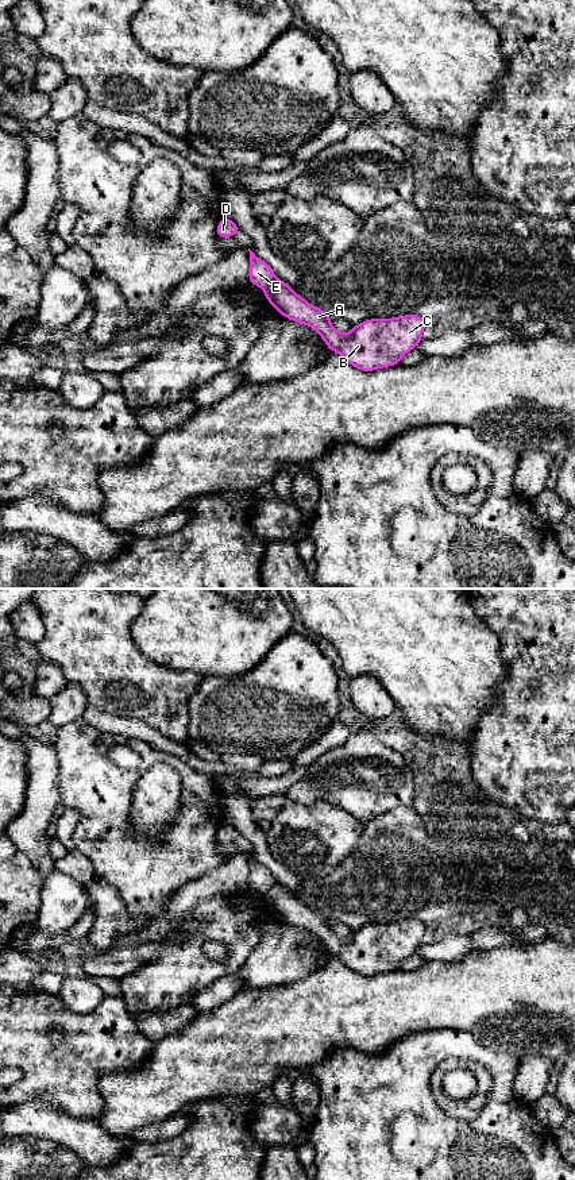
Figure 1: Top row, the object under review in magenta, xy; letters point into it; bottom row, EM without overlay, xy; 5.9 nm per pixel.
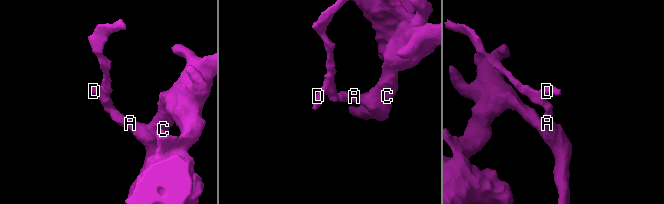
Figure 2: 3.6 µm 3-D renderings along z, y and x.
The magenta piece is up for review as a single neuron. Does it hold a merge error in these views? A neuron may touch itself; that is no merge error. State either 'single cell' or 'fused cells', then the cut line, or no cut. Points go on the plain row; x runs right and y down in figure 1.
fused cells; cut xy (276, 883), (265, 895)

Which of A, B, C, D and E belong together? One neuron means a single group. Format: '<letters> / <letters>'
A B C / D E

